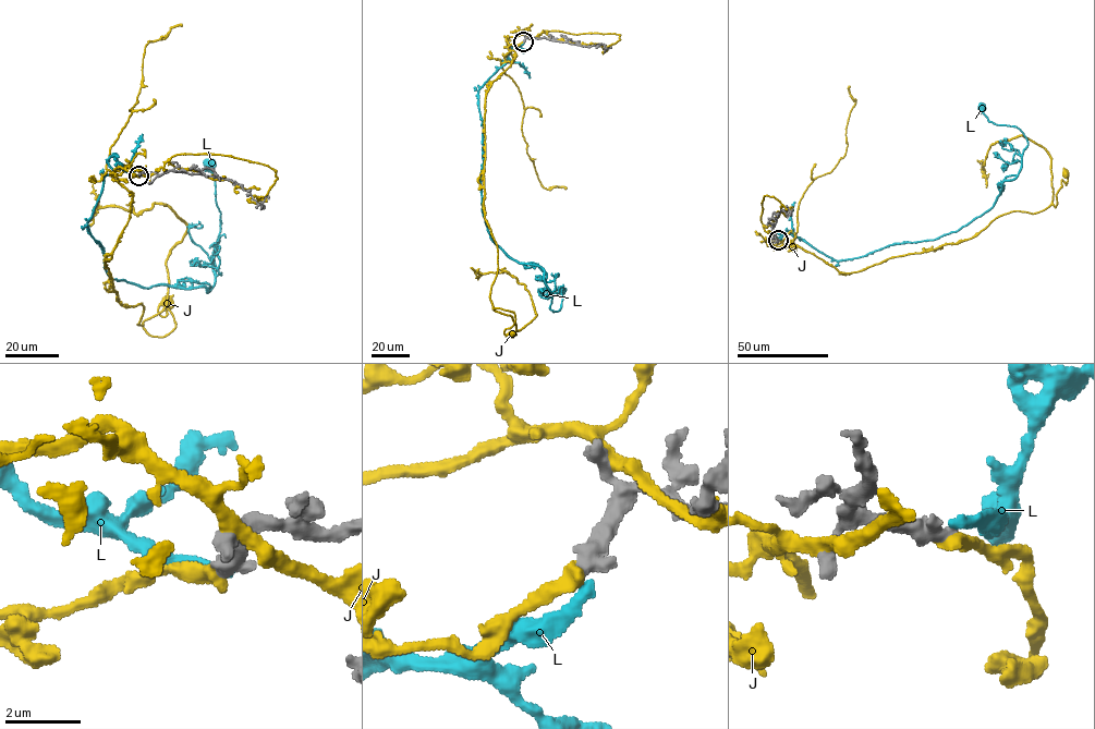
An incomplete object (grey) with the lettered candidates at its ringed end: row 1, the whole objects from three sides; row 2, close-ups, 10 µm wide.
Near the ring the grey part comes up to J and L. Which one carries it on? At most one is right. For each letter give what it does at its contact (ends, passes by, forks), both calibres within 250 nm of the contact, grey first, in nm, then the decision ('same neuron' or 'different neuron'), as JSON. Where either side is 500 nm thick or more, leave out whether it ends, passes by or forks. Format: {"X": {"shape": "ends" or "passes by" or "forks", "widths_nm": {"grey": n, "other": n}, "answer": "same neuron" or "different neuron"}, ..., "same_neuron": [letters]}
{"J": {"widths_nm": {"grey": 550, "other": 440}, "answer": "different neuron"}, "L": {"shape": "ends", "widths_nm": {"grey": 480, "other": 360}, "answer": "different neuron"}, "same_neuron": []}

